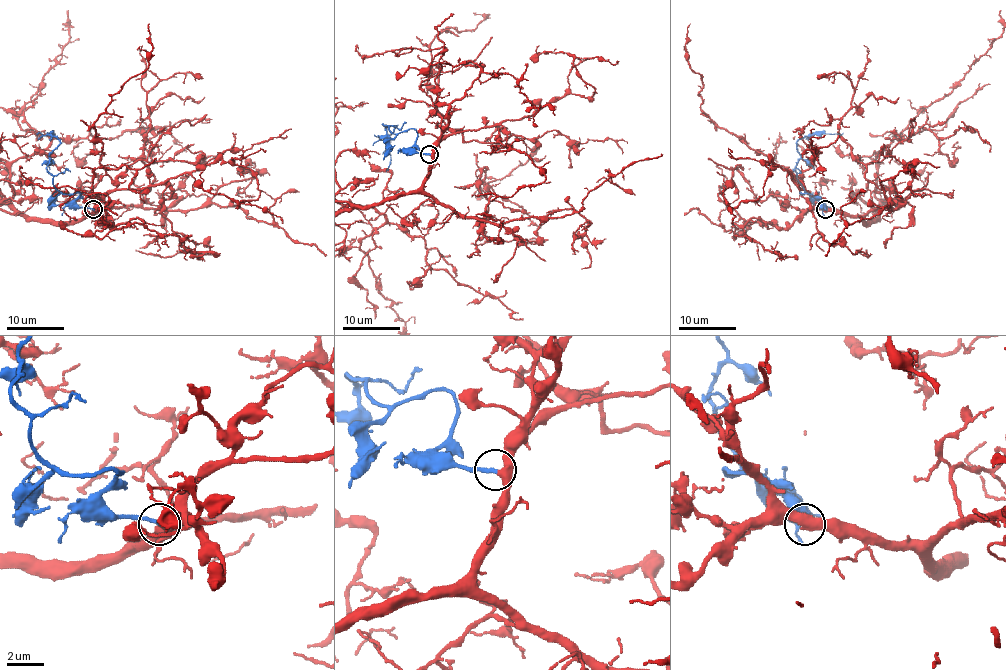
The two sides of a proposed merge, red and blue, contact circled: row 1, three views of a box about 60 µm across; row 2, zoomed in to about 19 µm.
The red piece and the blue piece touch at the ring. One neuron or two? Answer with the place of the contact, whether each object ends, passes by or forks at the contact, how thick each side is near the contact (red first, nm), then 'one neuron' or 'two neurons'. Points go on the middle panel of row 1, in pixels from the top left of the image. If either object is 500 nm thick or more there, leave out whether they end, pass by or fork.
at (429, 154); red passes by; blue ends there; 380 nm thick on the red side, 240 nm on the other; one neuron

